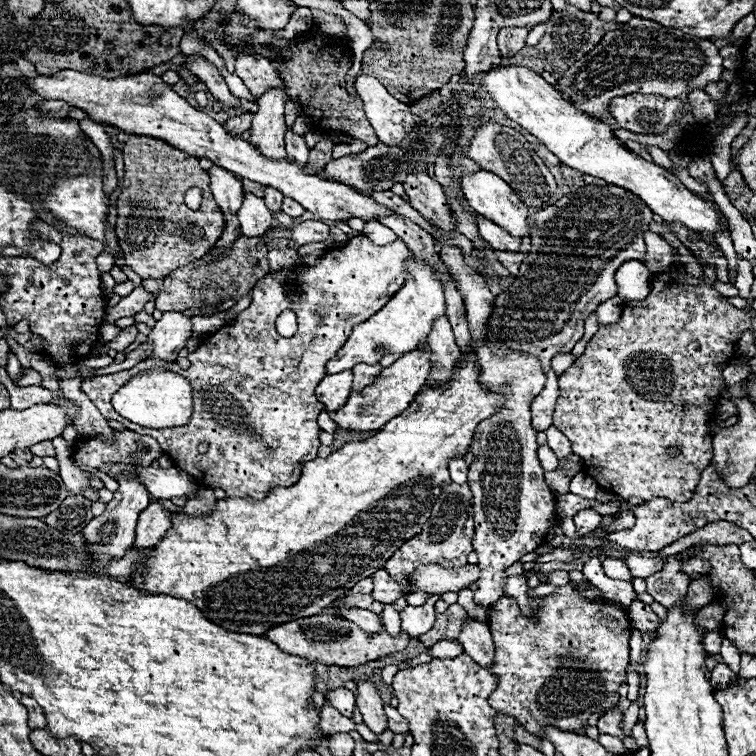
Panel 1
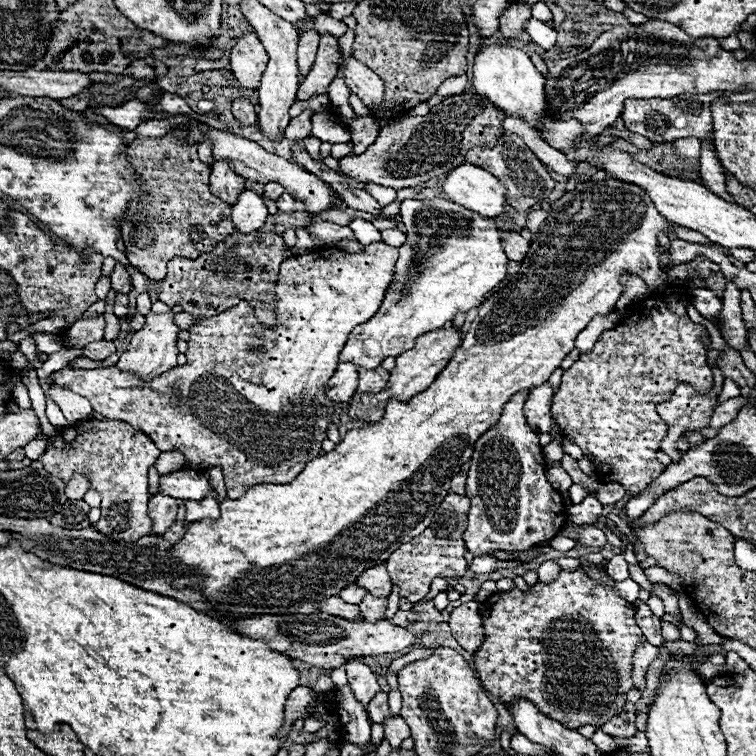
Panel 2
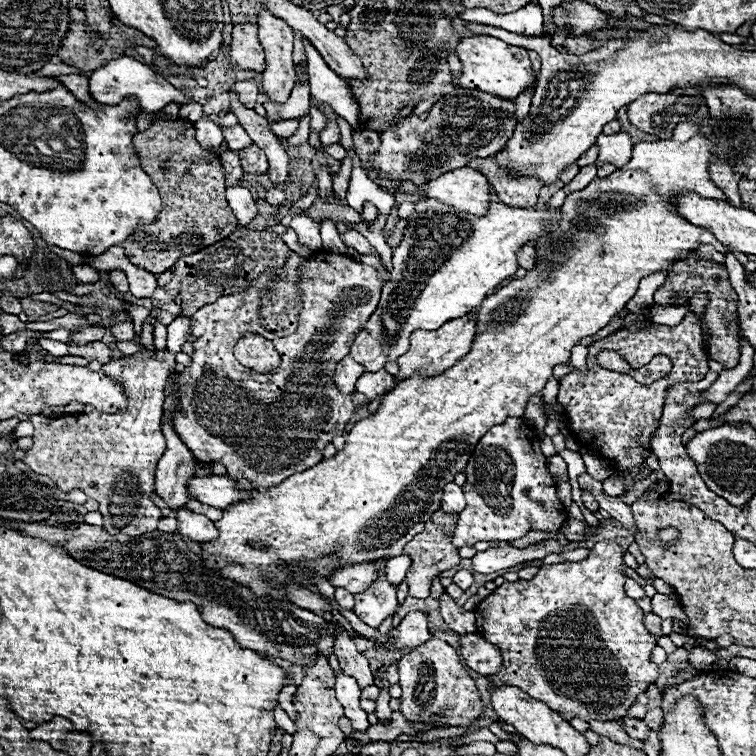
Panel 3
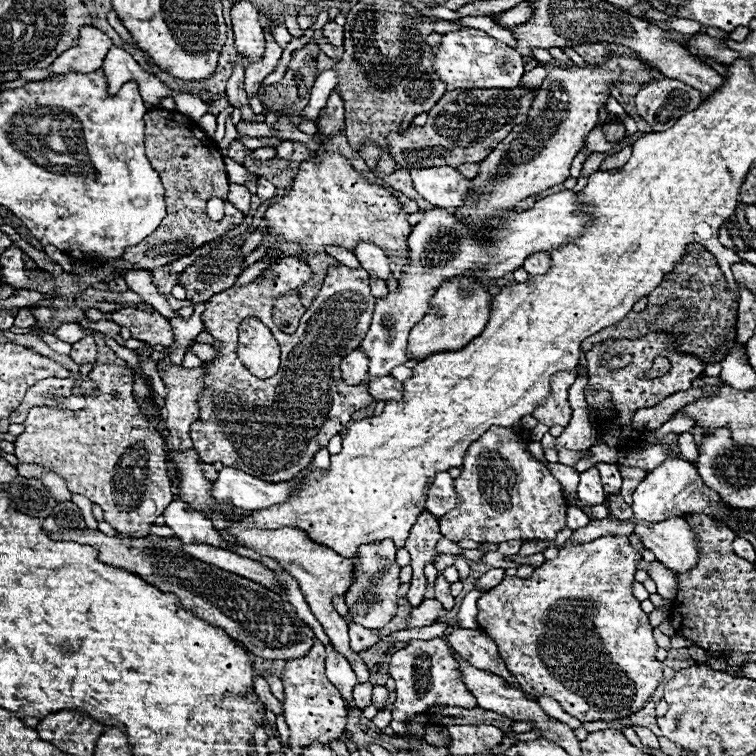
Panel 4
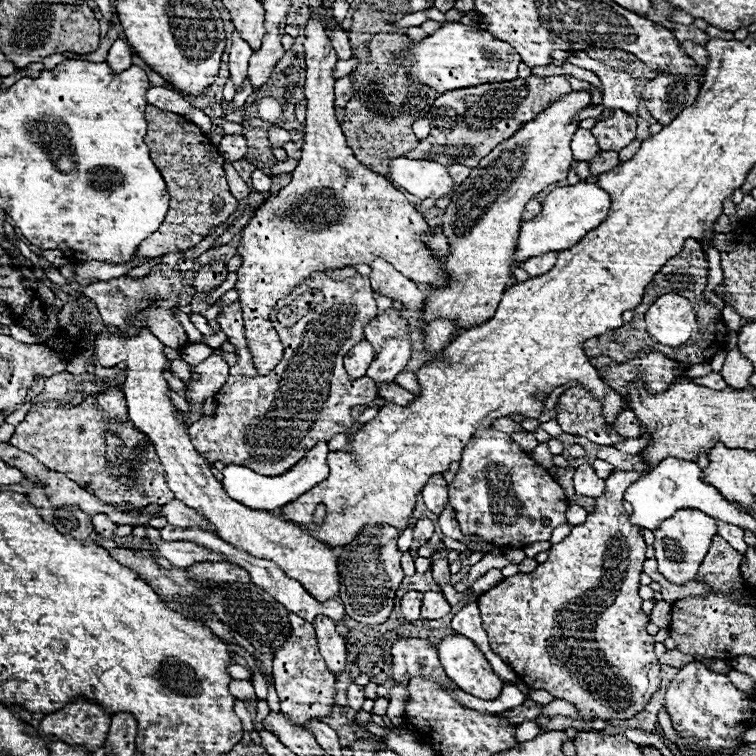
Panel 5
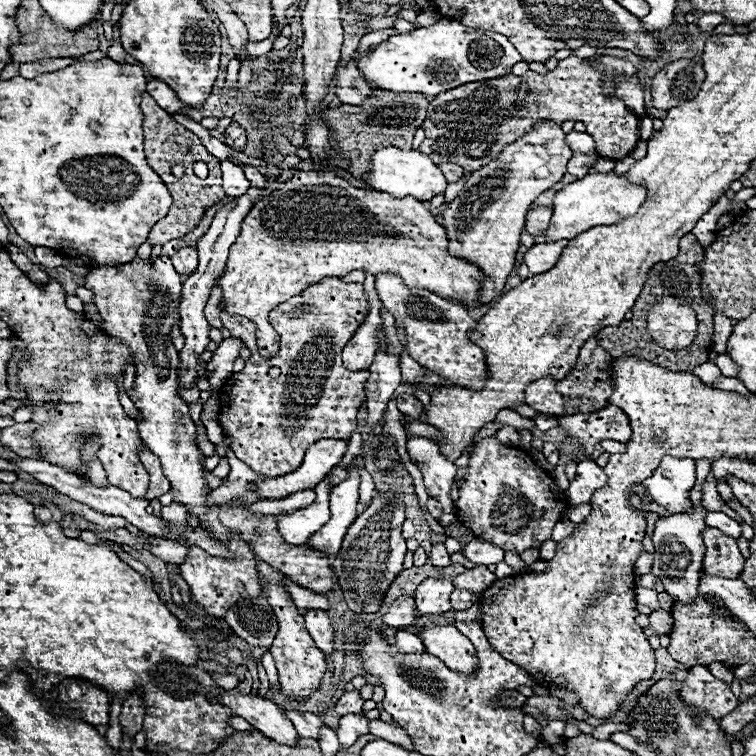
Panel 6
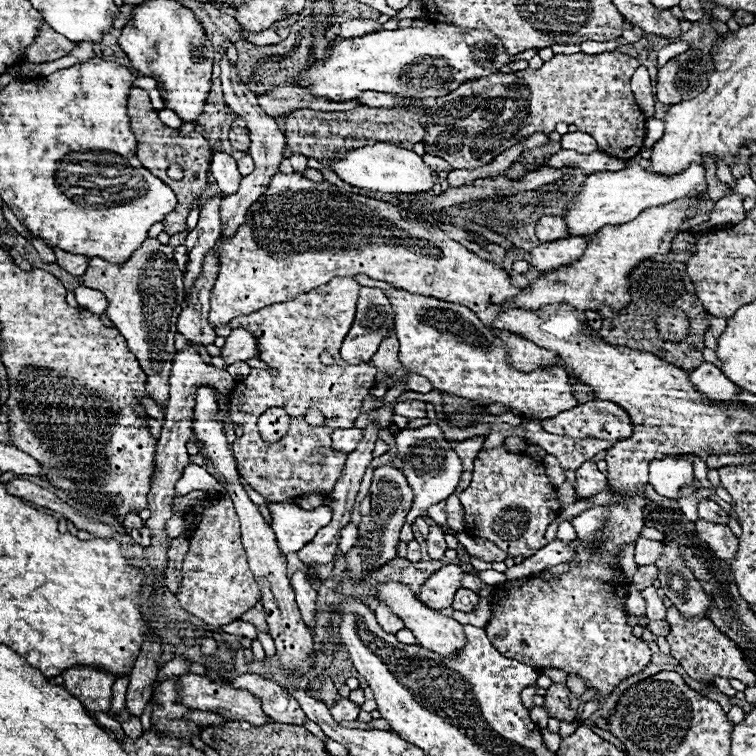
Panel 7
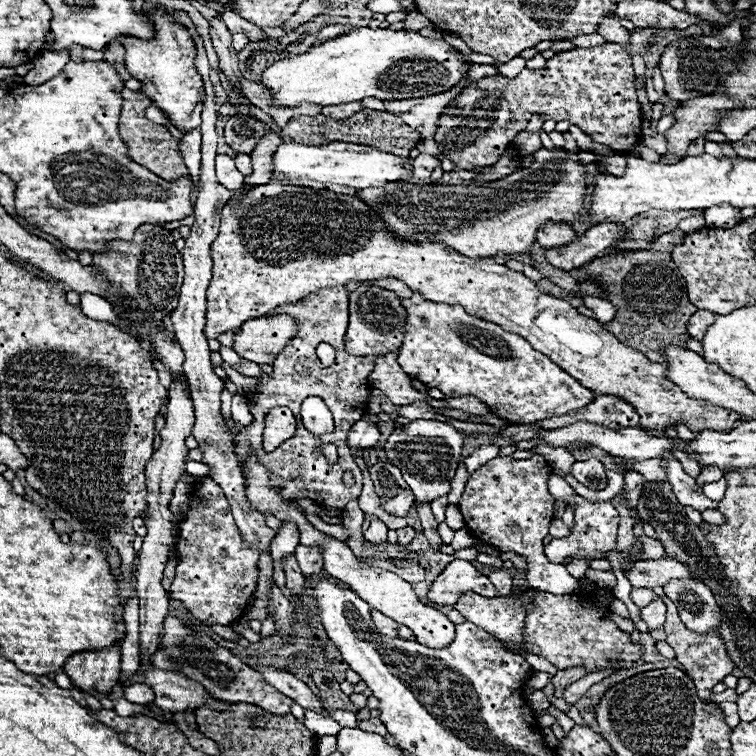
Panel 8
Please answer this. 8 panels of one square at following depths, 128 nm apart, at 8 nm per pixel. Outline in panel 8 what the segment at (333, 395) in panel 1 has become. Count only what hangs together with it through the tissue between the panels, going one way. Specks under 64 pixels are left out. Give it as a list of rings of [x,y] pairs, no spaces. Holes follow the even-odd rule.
[[[358,286],[350,294],[350,324],[346,332],[344,348],[352,356],[378,356],[392,352],[402,346],[406,310],[400,304],[400,298],[378,286]]]

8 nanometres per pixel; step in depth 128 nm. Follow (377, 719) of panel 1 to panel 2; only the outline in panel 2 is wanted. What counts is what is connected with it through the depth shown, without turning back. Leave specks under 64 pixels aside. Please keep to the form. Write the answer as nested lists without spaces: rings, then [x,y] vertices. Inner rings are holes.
[[[360,658],[348,660],[346,670],[348,670],[348,684],[368,714],[368,704],[374,698],[374,694],[380,690],[380,684],[376,682],[376,676],[372,674],[372,670],[366,664],[362,664]]]

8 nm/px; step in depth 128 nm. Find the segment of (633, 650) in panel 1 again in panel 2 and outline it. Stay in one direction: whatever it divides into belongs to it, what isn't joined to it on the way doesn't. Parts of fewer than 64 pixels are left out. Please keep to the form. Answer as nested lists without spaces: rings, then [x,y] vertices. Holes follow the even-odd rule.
[[[642,642],[640,646],[636,646],[634,652],[634,670],[632,670],[633,681],[636,690],[644,690],[646,686],[646,670],[650,666],[650,662],[658,656],[658,648],[652,646],[650,642]]]

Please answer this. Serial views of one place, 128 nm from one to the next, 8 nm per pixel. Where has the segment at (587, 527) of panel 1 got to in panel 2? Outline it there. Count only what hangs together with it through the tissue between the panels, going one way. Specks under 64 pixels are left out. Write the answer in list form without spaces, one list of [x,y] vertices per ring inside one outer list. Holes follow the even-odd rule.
[[[588,496],[580,504],[568,508],[568,520],[578,524],[578,526],[596,524],[600,514],[602,514],[602,504],[594,496]]]

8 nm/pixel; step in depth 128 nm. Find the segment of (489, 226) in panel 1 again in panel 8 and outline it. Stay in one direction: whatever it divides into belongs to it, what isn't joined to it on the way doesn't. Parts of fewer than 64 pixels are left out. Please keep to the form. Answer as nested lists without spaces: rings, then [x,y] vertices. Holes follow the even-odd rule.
[[[596,224],[582,236],[578,236],[578,240],[566,244],[566,248],[544,250],[544,256],[552,266],[570,272],[574,268],[582,268],[584,264],[600,256],[600,252],[616,244],[624,236],[624,232],[624,224]]]

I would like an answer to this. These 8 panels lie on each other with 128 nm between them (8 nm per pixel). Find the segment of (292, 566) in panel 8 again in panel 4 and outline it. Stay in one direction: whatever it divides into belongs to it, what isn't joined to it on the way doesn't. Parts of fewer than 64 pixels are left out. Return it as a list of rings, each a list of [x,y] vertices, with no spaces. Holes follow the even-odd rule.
[[[326,646],[326,676],[328,680],[340,690],[346,706],[356,706],[352,700],[352,688],[354,684],[358,684],[354,670],[350,668],[348,660],[344,656],[340,656],[332,646]]]

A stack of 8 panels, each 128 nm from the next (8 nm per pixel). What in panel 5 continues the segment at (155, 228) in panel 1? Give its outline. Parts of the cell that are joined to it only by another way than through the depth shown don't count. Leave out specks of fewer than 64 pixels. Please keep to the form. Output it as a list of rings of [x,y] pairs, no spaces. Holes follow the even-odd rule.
[[[152,104],[146,106],[146,122],[148,132],[144,142],[148,144],[150,158],[162,172],[170,194],[170,208],[166,220],[134,252],[134,256],[154,260],[170,252],[184,252],[194,248],[200,240],[204,240],[212,232],[212,228],[224,224],[236,212],[238,200],[228,192],[222,154],[218,152],[218,148],[210,144],[208,136],[204,136],[204,132],[196,124],[192,124],[184,116],[160,110]],[[216,196],[226,202],[224,210],[218,214],[210,210],[210,204]]]

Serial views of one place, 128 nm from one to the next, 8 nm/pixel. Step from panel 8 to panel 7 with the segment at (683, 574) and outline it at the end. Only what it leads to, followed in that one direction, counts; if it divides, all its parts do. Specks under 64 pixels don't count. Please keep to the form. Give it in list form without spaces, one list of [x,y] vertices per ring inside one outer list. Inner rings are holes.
[[[640,566],[638,572],[634,574],[632,584],[636,584],[638,590],[646,590],[648,586],[654,584],[656,576],[658,576],[658,568],[656,566]]]

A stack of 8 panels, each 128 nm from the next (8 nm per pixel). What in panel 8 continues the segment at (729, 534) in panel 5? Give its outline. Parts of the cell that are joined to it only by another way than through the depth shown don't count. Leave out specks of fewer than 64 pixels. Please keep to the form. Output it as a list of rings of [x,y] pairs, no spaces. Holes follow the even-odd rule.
[[[666,458],[664,464],[668,468],[668,482],[672,484],[672,490],[674,490],[680,504],[692,506],[692,508],[696,508],[700,512],[718,510],[718,502],[714,502],[714,500],[710,500],[710,498],[706,498],[702,494],[702,490],[696,486],[696,480],[690,478],[682,470],[682,466],[680,466],[680,462],[676,458]]]

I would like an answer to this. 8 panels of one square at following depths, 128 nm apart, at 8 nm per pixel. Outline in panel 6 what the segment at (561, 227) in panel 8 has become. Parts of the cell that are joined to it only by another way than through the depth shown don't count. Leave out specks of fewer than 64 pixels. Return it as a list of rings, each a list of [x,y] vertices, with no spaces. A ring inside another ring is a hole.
[[[546,206],[530,208],[526,216],[526,232],[532,236],[540,236],[542,232],[546,232],[550,224],[550,216],[552,216],[552,208],[546,208]]]

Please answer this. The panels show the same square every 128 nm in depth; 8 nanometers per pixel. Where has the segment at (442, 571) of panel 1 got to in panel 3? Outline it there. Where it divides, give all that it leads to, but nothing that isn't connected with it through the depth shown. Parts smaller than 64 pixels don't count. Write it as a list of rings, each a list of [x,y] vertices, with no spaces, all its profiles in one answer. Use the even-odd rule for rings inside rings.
[[[550,540],[544,546],[530,546],[524,550],[518,548],[490,548],[486,552],[478,552],[472,558],[472,566],[476,572],[480,574],[492,574],[510,566],[516,566],[520,562],[528,562],[528,560],[542,560],[544,556],[552,554],[552,552],[560,552],[564,550],[564,546],[560,546],[560,542]]]

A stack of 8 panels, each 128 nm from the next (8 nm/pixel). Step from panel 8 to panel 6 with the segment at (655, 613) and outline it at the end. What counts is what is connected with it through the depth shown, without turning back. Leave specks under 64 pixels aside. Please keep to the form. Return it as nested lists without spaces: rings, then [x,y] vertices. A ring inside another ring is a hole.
[[[636,588],[636,600],[638,604],[646,604],[652,610],[658,608],[658,592],[650,590],[650,588]]]

